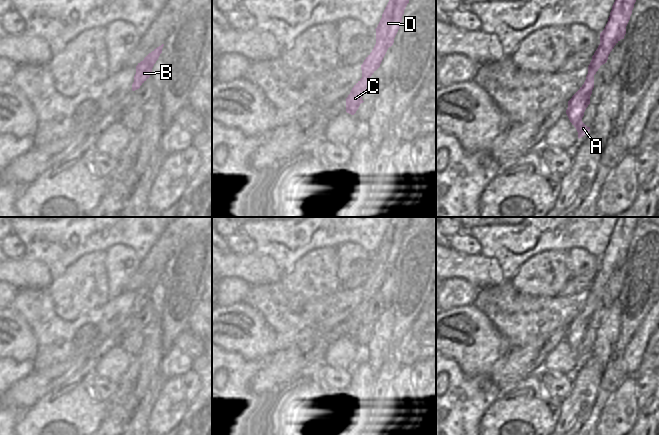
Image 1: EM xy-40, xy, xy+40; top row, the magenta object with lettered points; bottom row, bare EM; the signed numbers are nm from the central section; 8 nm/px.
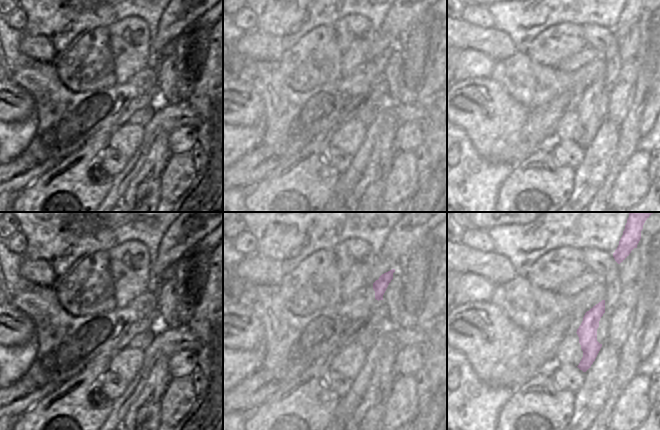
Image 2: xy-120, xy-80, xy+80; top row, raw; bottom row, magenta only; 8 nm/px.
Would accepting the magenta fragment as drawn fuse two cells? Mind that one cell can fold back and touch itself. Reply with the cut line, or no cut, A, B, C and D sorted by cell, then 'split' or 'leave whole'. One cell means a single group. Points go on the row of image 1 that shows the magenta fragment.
cut none; groups A B C D; leave whole

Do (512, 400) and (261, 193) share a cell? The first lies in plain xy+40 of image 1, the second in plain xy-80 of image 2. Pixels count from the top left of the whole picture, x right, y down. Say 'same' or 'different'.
same

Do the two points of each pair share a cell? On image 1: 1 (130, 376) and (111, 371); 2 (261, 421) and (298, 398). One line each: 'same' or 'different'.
1: different
2: same

